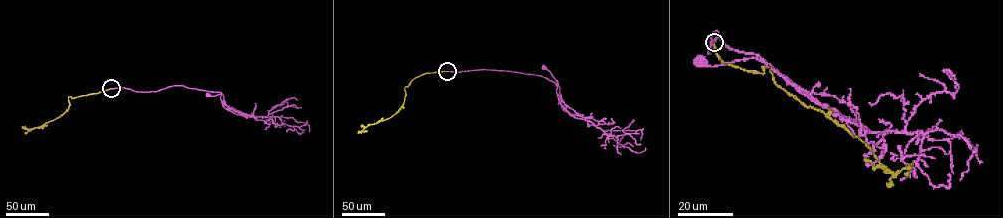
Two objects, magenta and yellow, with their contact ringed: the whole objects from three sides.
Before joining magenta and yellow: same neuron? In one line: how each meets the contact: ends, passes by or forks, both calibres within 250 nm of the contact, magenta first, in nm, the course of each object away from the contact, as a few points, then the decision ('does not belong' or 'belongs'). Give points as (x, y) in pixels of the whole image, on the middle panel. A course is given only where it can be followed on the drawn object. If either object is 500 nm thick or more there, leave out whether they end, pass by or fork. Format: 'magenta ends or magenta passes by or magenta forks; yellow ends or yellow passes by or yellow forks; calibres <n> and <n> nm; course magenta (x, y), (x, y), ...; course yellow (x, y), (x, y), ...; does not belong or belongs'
magenta ends; yellow ends; calibres 240 and 240 nm; course magenta (447, 71), (485, 69), (540, 75), (555, 83), (556, 93), (563, 101), (557, 81), (543, 67); course yellow (447, 71), (425, 73), (413, 79), (404, 88), (404, 102), (399, 110), (360, 131), (367, 131); does not belong

